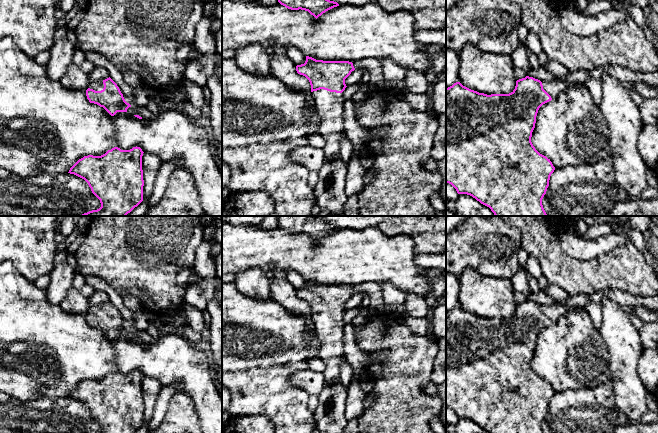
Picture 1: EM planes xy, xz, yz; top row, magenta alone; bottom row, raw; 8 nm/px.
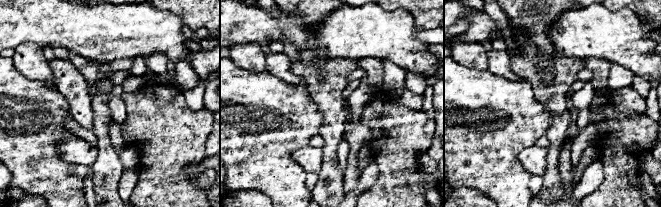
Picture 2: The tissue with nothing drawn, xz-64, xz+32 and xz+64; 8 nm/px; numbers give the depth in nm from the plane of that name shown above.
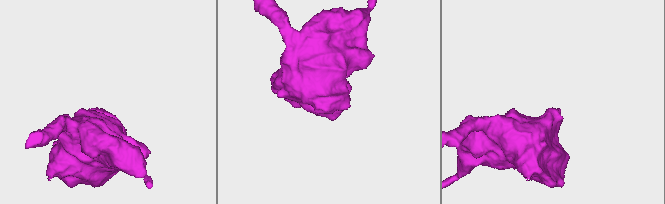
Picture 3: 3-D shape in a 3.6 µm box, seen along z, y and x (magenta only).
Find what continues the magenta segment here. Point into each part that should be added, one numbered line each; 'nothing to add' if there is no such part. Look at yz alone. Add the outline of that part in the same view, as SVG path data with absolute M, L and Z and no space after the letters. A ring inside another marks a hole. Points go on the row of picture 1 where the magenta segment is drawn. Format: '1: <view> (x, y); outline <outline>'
1: yz (557, 86); outline M560 78L551 81L542 82L543 89L551 96L552 99L557 98L561 93L567 92L571 87L587 89L584 83L566 83Z

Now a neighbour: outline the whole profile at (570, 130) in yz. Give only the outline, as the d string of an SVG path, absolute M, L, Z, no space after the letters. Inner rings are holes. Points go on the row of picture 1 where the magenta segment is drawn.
M571 87L543 104L536 116L531 142L540 154L552 162L555 169L596 163L613 157L607 122L587 89Z

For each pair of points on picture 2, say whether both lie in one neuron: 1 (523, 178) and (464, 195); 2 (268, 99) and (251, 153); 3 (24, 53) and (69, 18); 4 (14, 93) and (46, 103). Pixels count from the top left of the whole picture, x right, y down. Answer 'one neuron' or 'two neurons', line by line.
1: two neurons
2: one neuron
3: two neurons
4: one neuron

